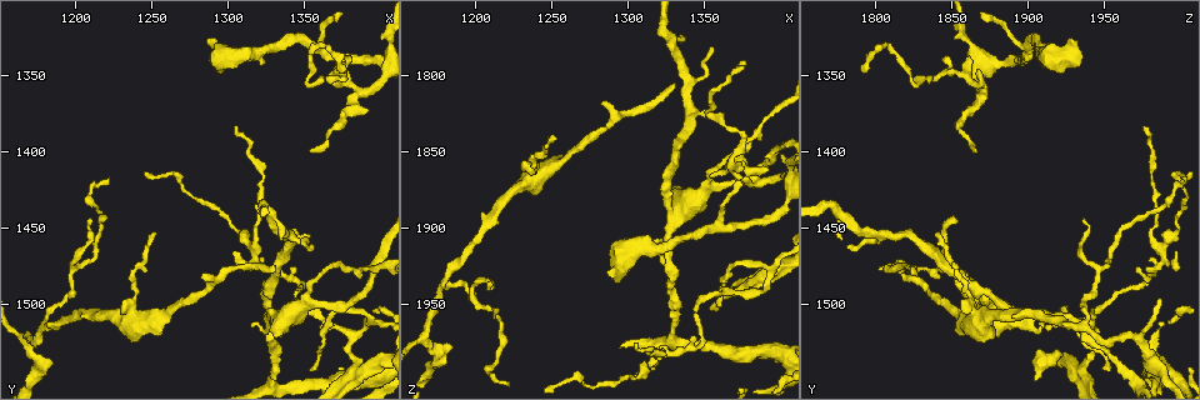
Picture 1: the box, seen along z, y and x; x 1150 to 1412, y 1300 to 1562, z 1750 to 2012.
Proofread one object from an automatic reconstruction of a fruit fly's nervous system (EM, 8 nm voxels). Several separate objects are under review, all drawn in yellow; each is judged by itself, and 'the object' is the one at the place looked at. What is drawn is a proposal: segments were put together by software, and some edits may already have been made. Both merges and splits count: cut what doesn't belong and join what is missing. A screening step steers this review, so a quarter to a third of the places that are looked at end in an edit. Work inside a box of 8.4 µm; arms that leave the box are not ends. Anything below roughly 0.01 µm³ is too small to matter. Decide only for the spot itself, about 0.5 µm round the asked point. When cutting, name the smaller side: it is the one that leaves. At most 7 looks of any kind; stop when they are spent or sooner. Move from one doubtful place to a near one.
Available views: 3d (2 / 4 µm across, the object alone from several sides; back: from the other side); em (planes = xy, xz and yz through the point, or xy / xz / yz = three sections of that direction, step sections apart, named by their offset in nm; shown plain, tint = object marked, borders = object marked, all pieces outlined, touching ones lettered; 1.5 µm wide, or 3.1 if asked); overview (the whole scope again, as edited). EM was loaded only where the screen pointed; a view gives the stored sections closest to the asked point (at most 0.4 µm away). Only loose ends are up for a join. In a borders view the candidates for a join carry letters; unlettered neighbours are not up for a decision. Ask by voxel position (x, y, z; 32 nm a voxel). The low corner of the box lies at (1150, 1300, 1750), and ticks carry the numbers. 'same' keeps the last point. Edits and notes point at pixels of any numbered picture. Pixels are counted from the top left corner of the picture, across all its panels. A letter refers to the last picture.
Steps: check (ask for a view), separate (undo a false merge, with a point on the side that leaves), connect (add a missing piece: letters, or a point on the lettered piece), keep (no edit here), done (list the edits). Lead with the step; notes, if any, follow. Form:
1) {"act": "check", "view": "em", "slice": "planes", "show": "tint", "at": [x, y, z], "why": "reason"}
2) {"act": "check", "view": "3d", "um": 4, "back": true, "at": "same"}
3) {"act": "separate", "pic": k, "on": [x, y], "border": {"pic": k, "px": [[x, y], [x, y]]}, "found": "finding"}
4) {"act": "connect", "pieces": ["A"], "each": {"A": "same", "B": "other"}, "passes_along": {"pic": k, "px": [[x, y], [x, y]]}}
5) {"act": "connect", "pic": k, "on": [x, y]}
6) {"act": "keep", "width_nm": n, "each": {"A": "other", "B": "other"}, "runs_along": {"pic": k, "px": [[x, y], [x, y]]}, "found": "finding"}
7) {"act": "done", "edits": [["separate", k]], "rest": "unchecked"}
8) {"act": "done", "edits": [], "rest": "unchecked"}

{"act": "check", "view": "em", "slice": "yz", "step": 4, "show": "borders", "at": [1386, 1542, 1934], "why": "calibre changes"}

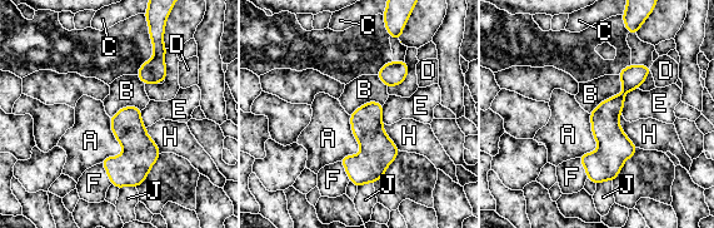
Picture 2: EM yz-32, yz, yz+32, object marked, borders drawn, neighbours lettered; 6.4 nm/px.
{"act": "keep", "longest_contact_nm": ["B", 320], "each": {"A": "other", "B": "other", "C": "other", "D": "other", "E": "other", "F": "other", "H": "other", "J": "other"}, "found": "all the same neuron"}

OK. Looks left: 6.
{"act": "check", "view": "em", "slice": "xy", "step": 8, "show": "tint", "at": [1354, 1400, 1868], "why": "branch stops here"}

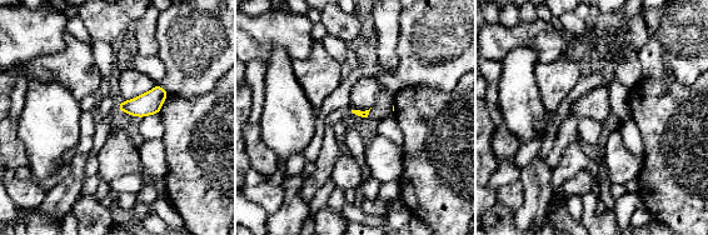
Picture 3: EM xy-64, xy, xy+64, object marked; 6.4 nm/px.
{"act": "check", "view": "em", "slice": "xy", "step": 8, "show": "borders", "at": "same"}

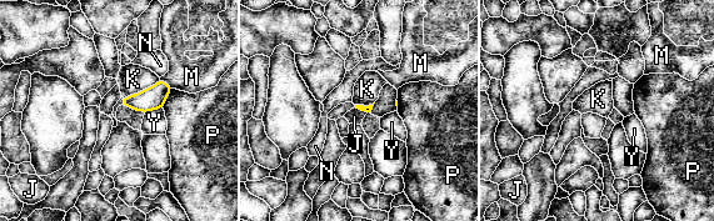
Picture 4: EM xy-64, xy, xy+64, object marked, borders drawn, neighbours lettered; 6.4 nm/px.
{"act": "keep", "each": {"J": "other", "K": "other", "M": "other", "N": "other", "P": "other", "Y": "other"}, "border": {"pic": 4, "px": [[159, 79], [153, 85], [123, 98]]}, "found": "no lettered piece goes on from it"}

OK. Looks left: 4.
{"act": "check", "view": "3d", "um": 4, "at": [1292, 1326, 1926], "why": "thick end"}

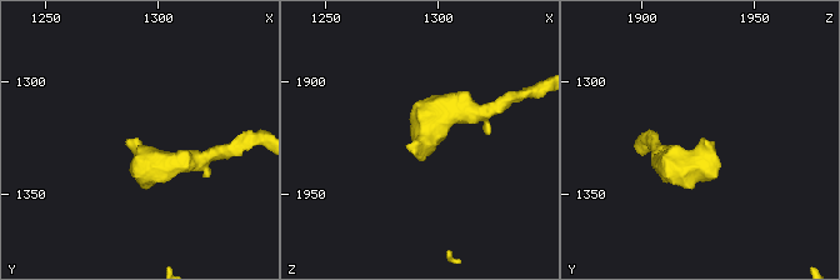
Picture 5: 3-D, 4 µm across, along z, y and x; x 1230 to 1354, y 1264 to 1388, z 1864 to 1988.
{"act": "check", "view": "em", "slice": "planes", "show": "borders", "at": [1289, 1324, 1929], "why": "need the tissue"}

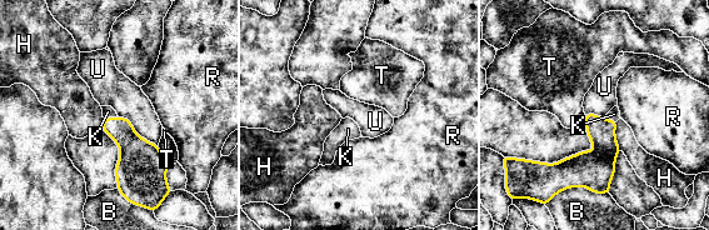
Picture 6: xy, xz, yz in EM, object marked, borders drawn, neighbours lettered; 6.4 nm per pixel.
{"act": "connect", "pieces": ["K"], "each": {"B": "other", "H": "other", "K": "same", "R": "other", "T": "other", "U": "other"}, "passes_along": {"pic": 6, "px": [[134, 149], [111, 118], [108, 111]]}, "found": "the neuron continues"}

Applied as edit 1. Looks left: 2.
{"act": "done", "edits": [["connect", 6]], "rest": "unchecked"}

